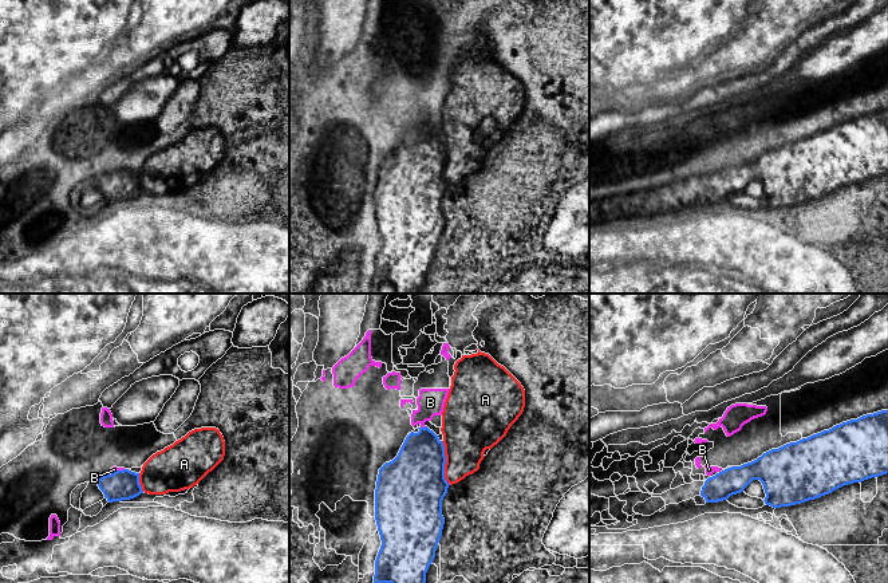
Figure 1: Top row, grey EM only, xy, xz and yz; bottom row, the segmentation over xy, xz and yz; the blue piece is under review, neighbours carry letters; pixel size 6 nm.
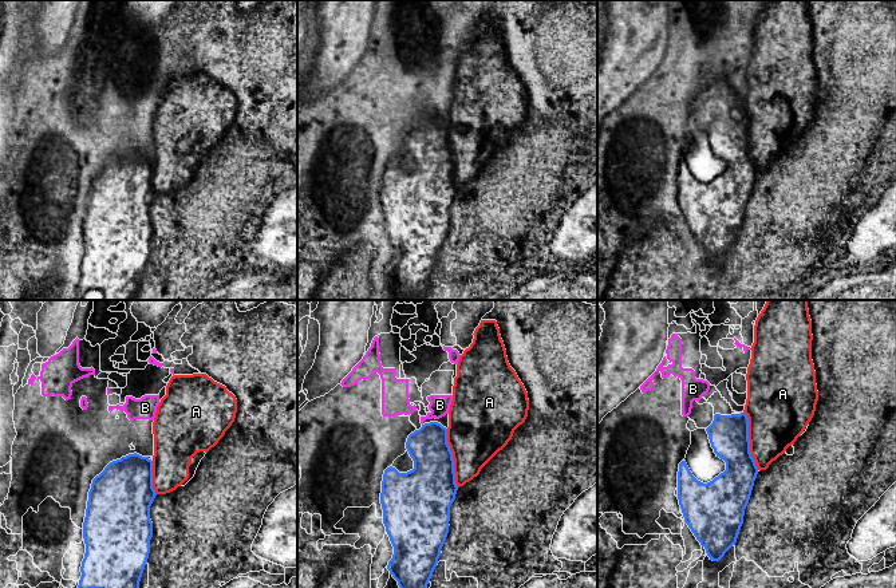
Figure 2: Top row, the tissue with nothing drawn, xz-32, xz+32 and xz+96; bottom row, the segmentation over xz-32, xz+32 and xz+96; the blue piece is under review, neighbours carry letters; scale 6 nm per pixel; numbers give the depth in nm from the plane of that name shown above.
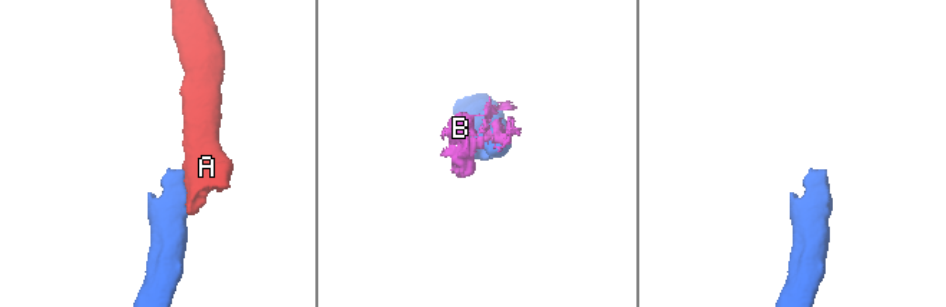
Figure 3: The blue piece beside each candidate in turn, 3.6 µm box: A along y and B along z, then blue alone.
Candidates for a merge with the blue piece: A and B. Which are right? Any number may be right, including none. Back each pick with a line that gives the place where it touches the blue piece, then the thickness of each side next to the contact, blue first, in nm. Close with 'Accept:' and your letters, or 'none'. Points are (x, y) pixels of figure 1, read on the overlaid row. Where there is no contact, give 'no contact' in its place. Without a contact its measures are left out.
Accept: none

